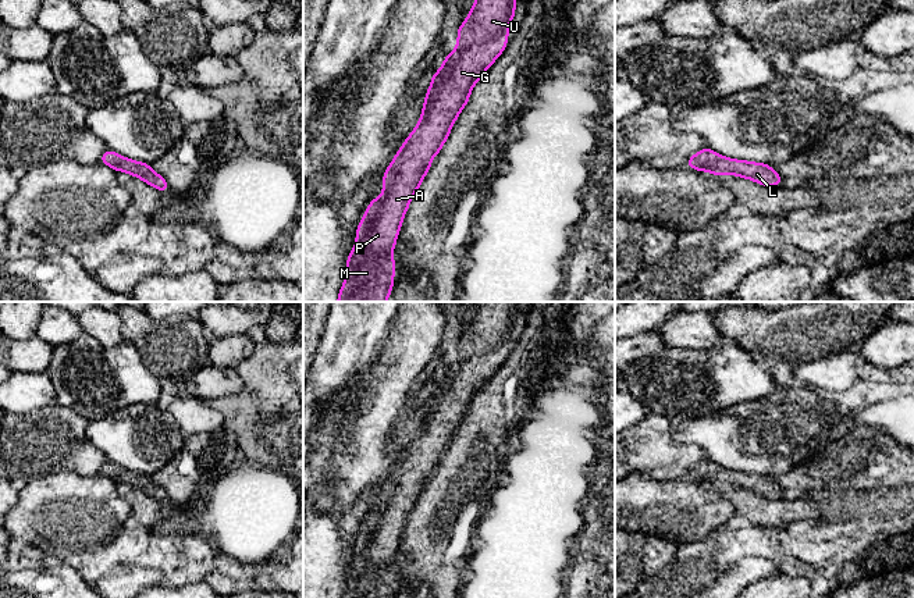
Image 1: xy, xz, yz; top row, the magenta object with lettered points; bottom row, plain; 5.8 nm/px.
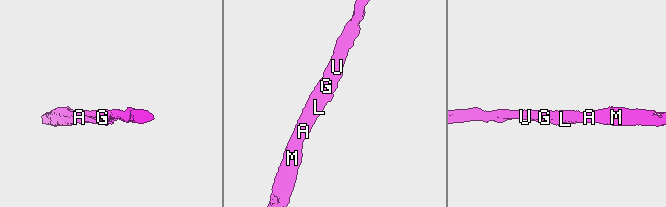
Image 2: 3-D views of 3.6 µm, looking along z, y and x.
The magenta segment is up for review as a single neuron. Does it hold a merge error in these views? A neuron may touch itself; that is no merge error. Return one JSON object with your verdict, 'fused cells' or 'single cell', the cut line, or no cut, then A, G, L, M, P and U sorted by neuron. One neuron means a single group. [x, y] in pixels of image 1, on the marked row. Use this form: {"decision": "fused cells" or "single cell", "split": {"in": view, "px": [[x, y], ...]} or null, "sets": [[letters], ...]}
{"decision": "single cell", "split": null, "sets": [["A", "G", "L", "M", "P", "U"]]}

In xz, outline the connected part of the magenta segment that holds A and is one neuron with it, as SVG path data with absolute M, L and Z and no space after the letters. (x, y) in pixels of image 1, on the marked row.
M476 0L458 28L456 49L445 54L442 67L433 74L417 127L385 170L384 192L370 202L356 229L356 243L346 259L346 277L337 302L387 302L394 286L392 250L409 203L431 167L431 159L441 150L456 117L469 102L473 86L502 54L515 11L515 0Z

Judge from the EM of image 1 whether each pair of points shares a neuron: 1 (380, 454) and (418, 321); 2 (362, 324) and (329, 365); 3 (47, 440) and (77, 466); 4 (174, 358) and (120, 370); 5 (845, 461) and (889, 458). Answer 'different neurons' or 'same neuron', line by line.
1: same neuron
2: same neuron
3: same neuron
4: different neurons
5: same neuron

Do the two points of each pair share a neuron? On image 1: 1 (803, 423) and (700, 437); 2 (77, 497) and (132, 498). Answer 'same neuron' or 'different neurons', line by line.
1: same neuron
2: different neurons

